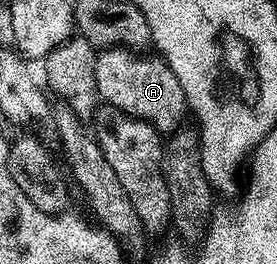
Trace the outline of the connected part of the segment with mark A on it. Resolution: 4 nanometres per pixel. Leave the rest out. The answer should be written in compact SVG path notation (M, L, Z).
M103 49L96 59L96 87L105 104L116 107L141 121L147 121L163 135L169 135L188 117L180 79L172 75L172 67L161 56L146 57L145 52L132 49Z

